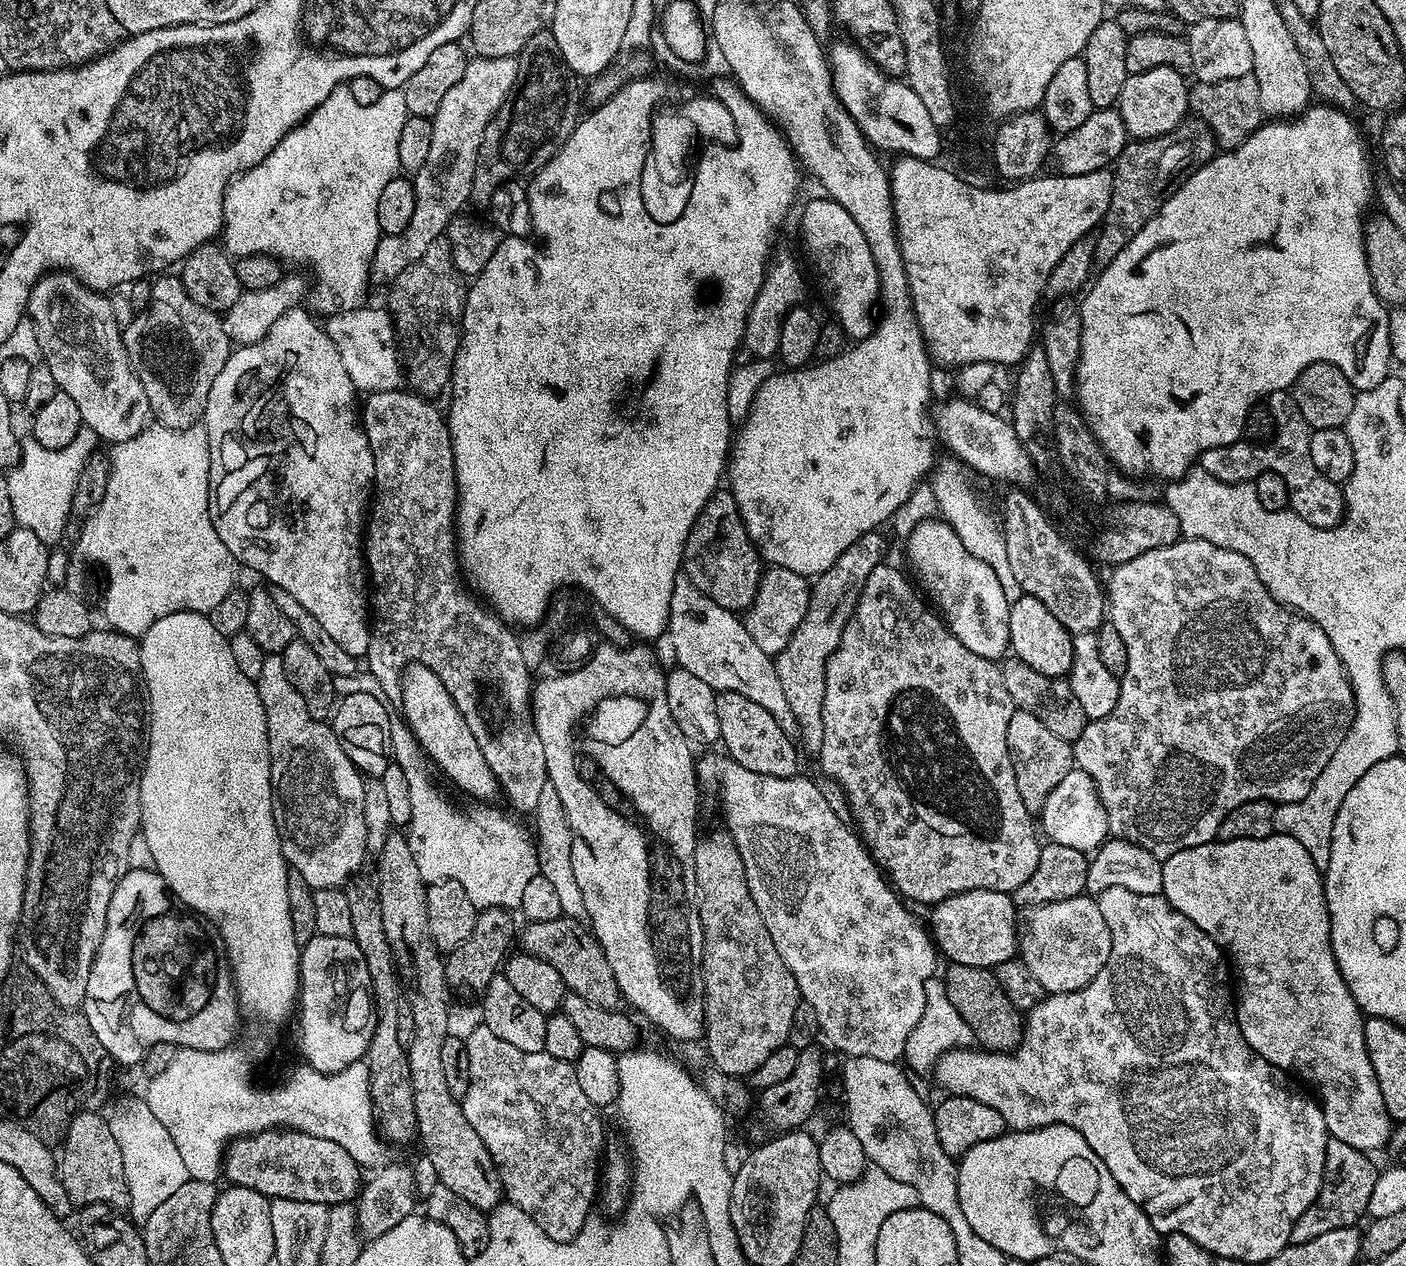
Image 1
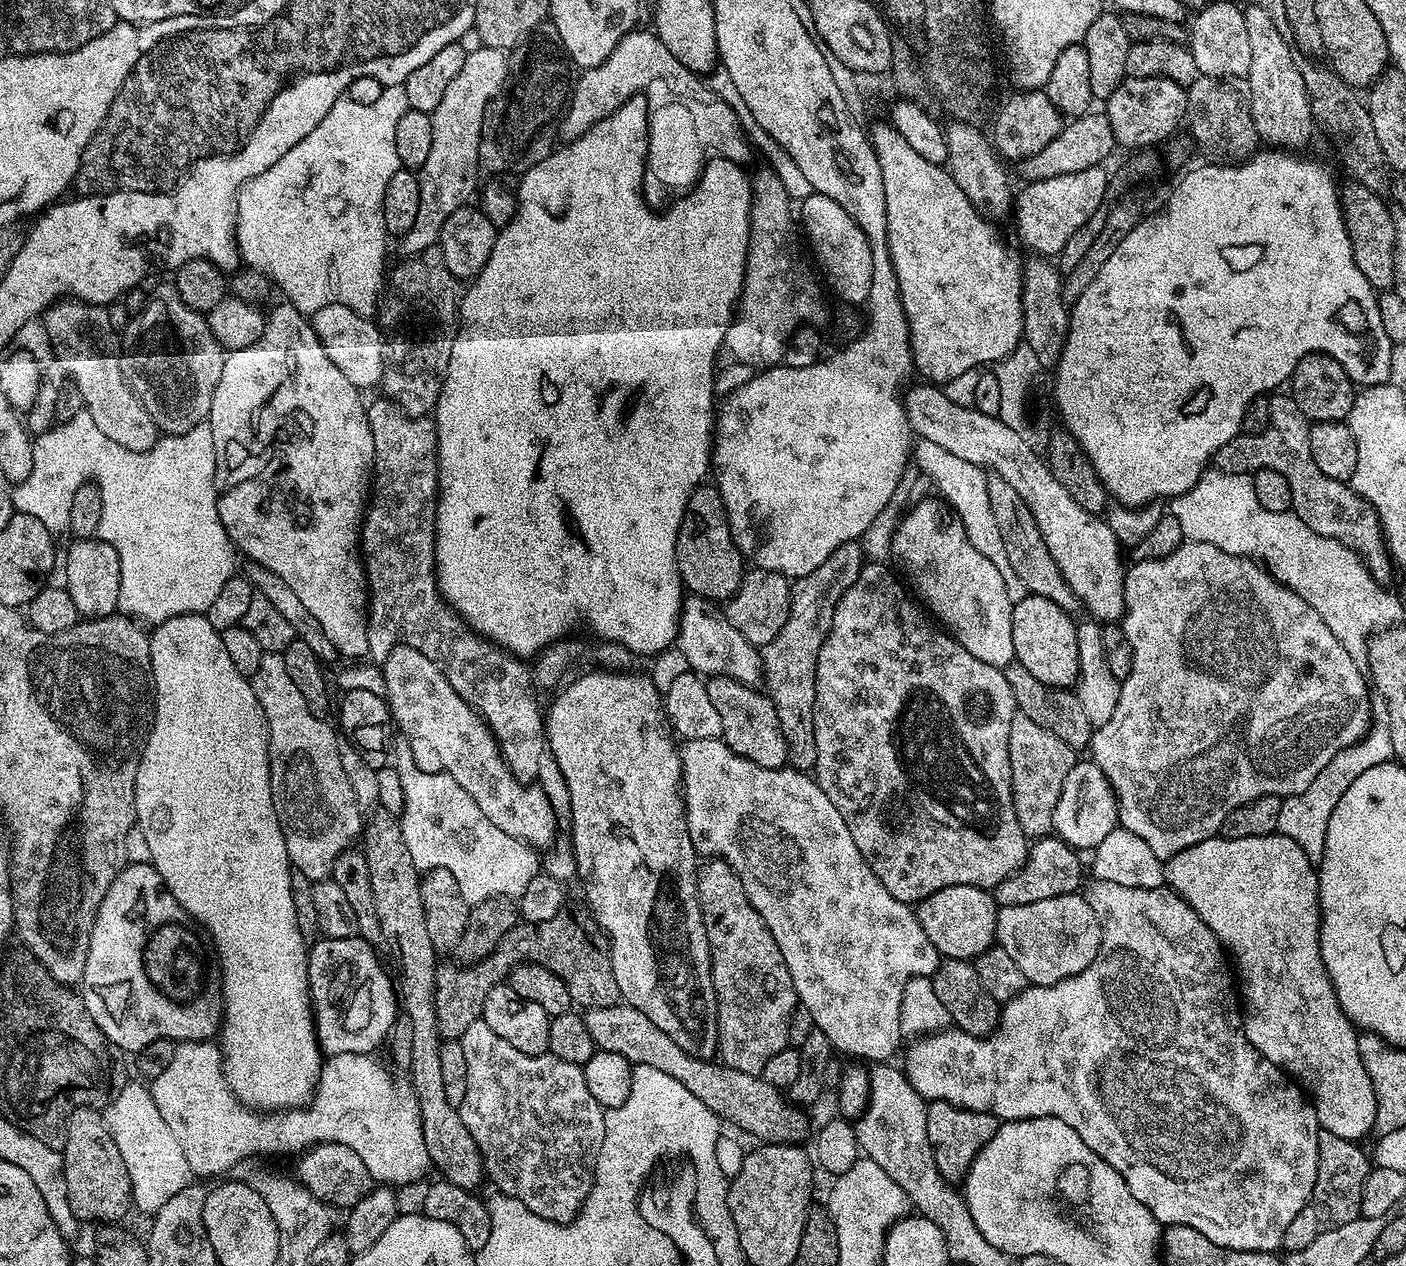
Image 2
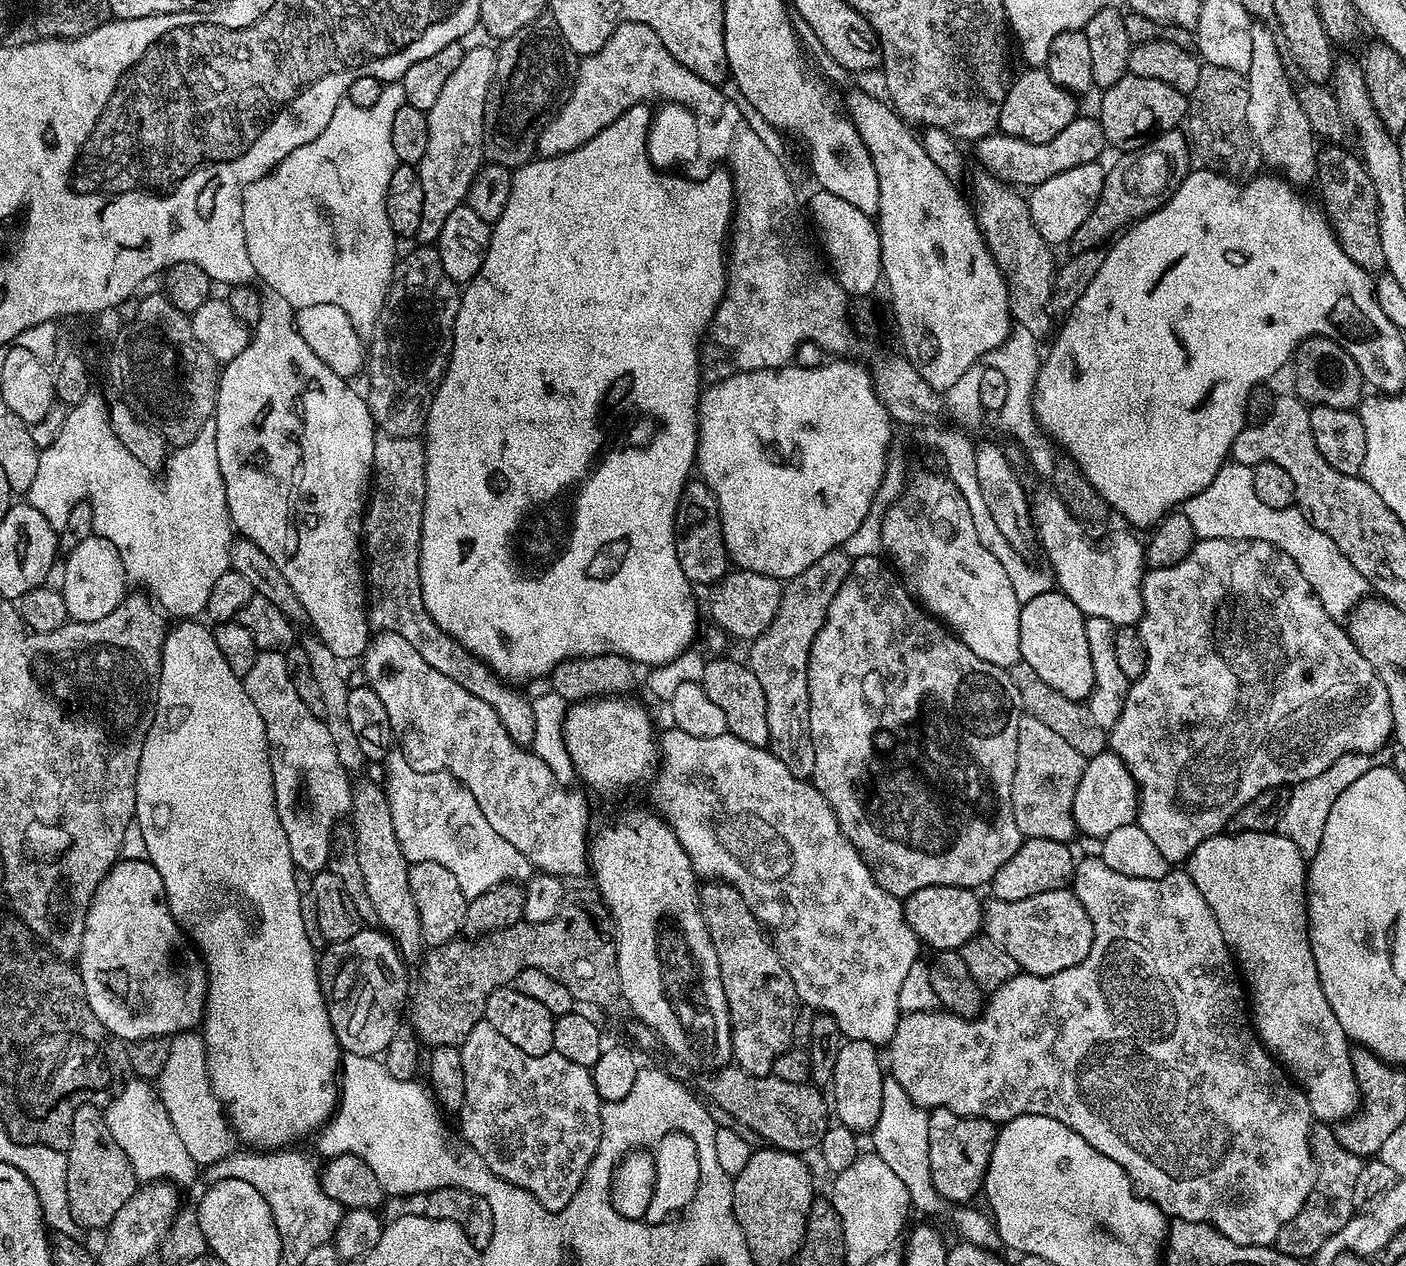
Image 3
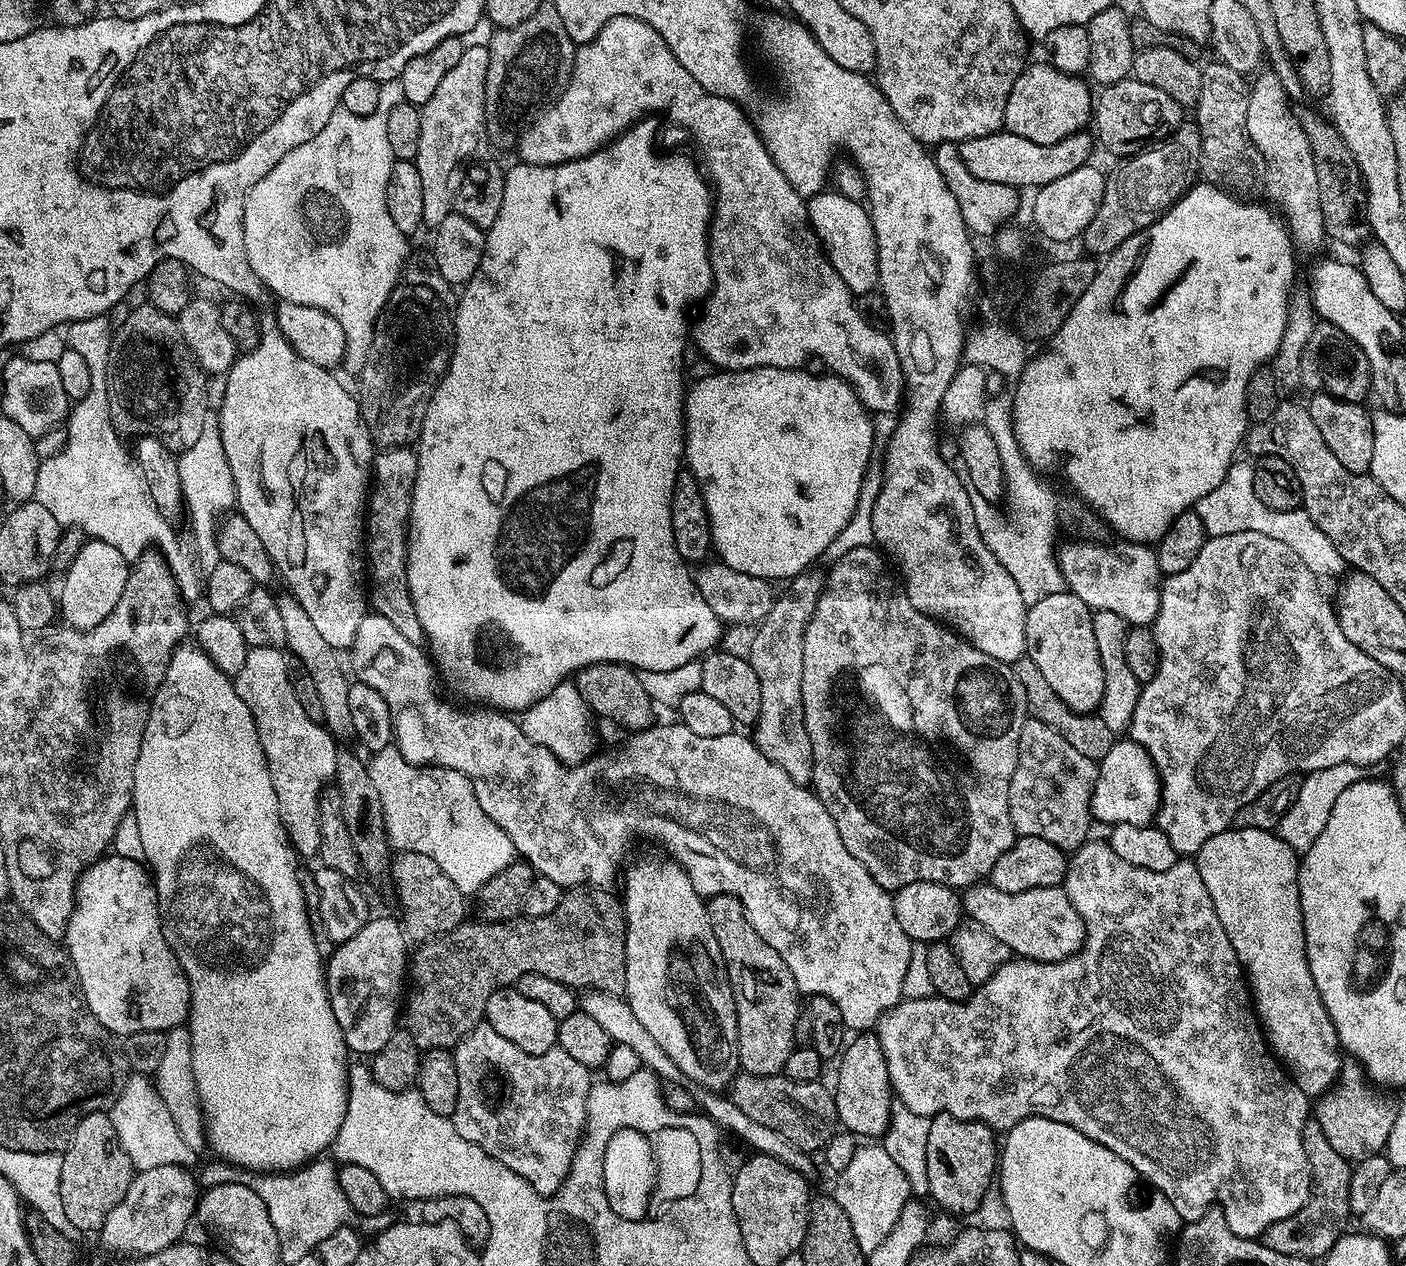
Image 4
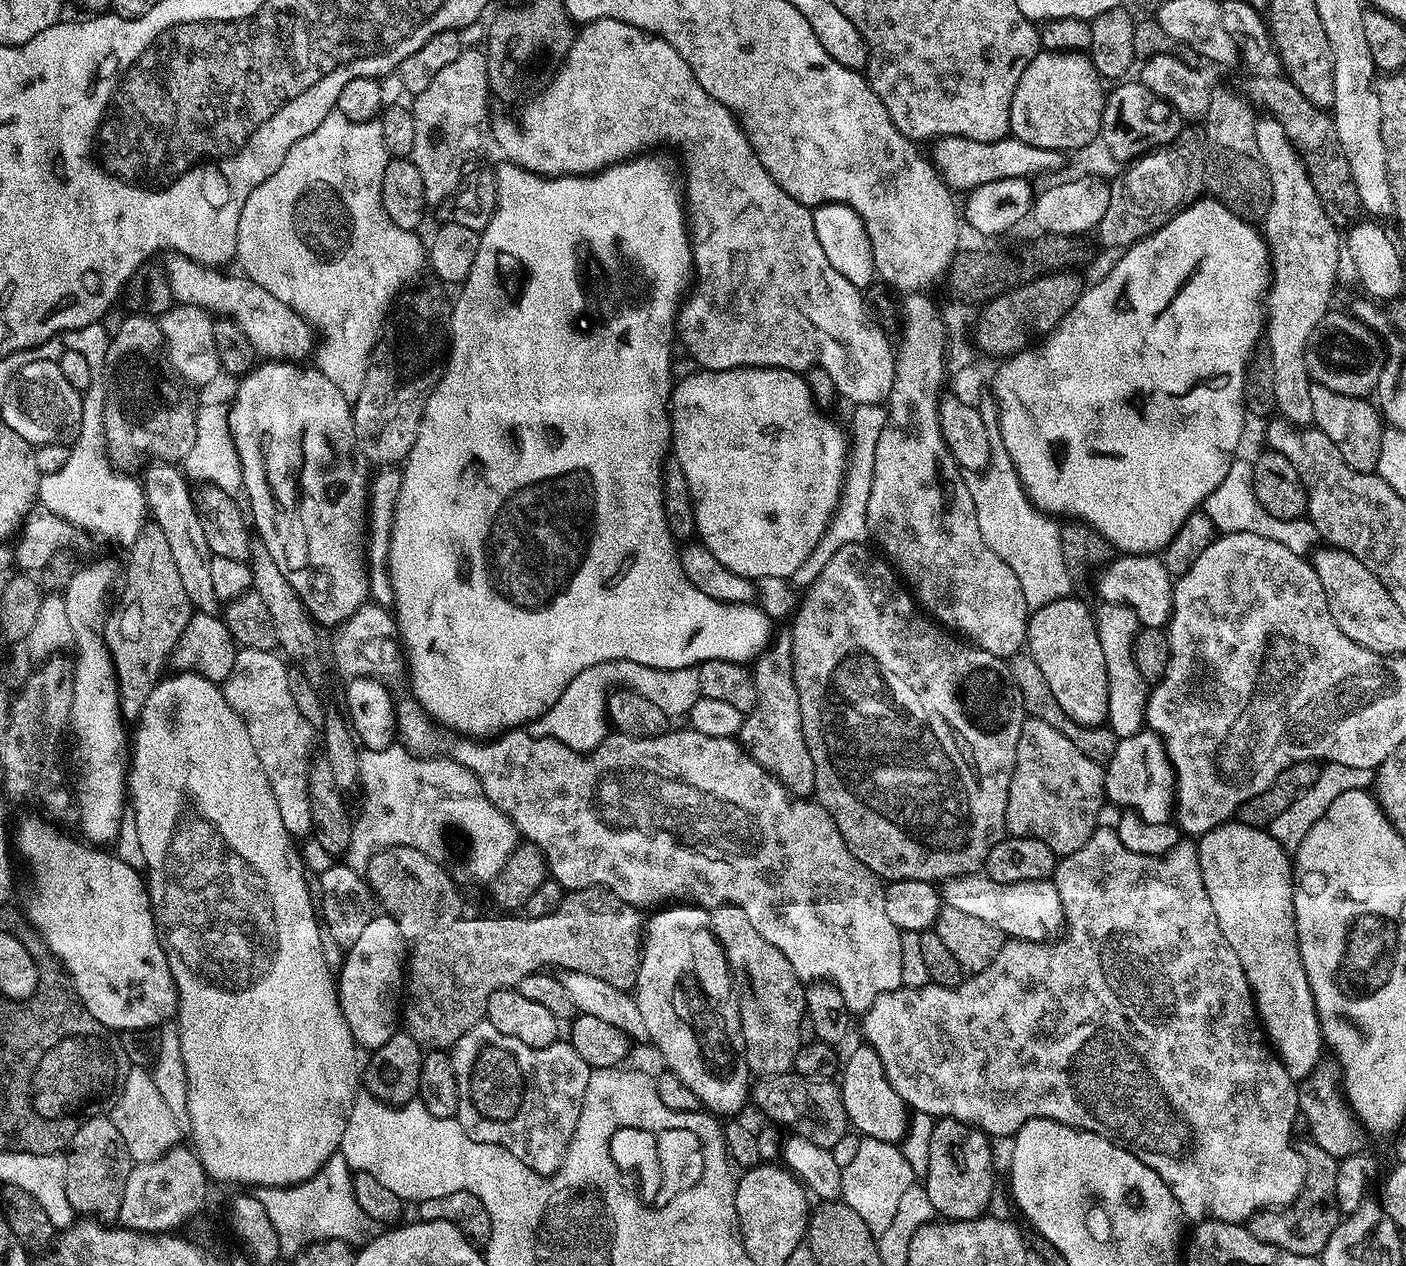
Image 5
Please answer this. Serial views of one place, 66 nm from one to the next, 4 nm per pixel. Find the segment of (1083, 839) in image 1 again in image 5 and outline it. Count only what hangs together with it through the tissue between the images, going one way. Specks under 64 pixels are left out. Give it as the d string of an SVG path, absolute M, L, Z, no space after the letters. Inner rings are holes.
M1145 730L1117 743L1104 768L1104 794L1111 803L1125 804L1125 809L1151 824L1167 824L1174 812L1175 791L1176 773L1155 732Z

